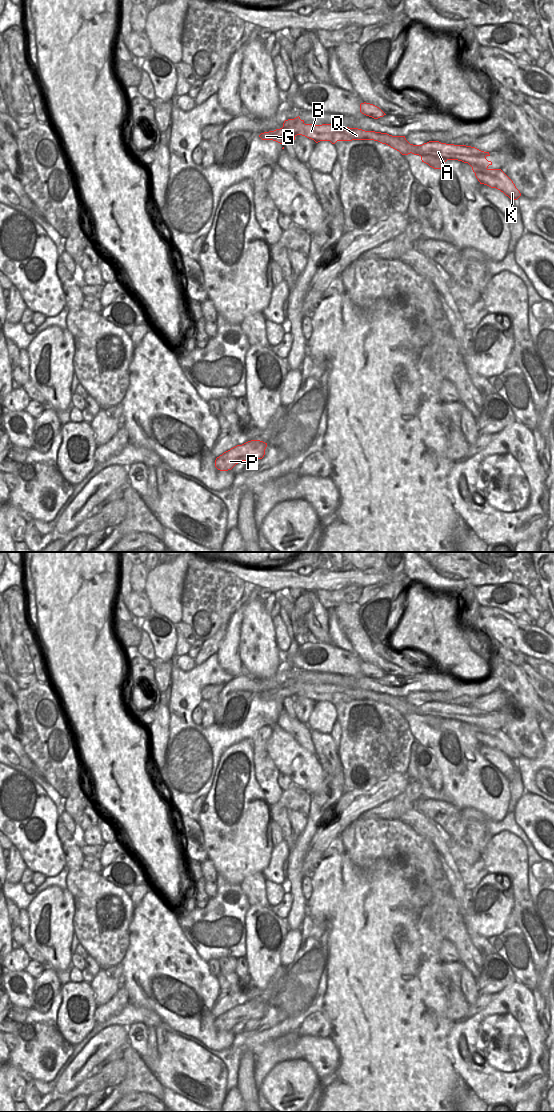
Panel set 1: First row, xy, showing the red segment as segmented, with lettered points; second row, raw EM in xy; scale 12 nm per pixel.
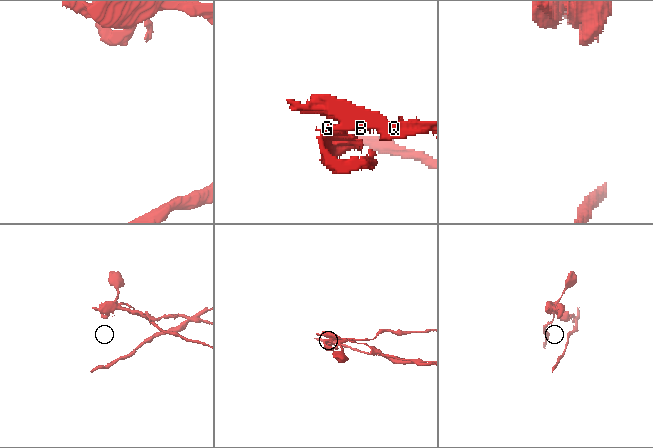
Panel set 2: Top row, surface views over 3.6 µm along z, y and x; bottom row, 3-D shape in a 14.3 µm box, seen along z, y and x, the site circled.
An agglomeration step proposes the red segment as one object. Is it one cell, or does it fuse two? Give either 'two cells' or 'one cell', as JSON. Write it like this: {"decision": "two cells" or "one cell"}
{"decision": "two cells"}

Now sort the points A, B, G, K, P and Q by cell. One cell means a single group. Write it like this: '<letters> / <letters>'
A K / B G P Q

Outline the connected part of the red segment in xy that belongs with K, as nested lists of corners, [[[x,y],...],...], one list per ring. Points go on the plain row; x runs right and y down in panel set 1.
[[[363,691],[363,700],[374,700],[386,704],[399,711],[402,715],[410,713],[419,715],[422,722],[434,729],[445,728],[447,720],[458,720],[468,723],[480,744],[496,748],[508,756],[511,760],[517,760],[521,753],[513,741],[501,729],[489,729],[491,721],[486,719],[489,712],[481,711],[475,707],[466,705],[454,705],[429,701],[422,705],[410,704],[405,696],[392,696],[387,693],[375,691]]]

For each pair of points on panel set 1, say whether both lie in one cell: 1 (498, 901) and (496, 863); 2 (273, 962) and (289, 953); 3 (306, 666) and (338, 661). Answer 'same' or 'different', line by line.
1: different
2: different
3: same

